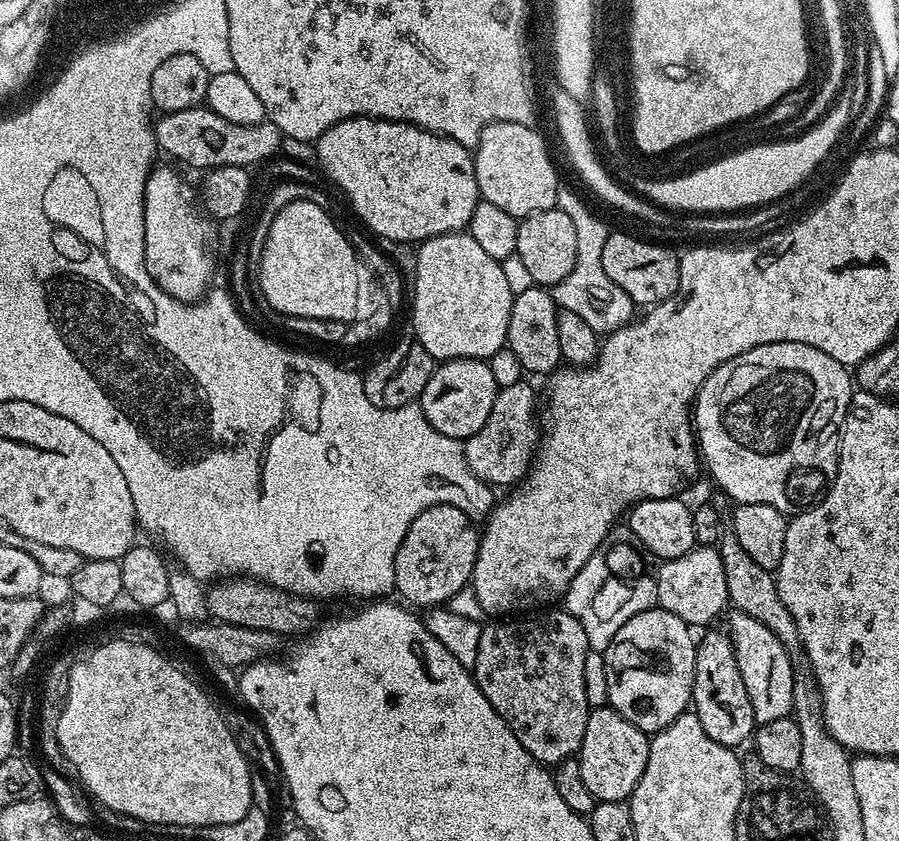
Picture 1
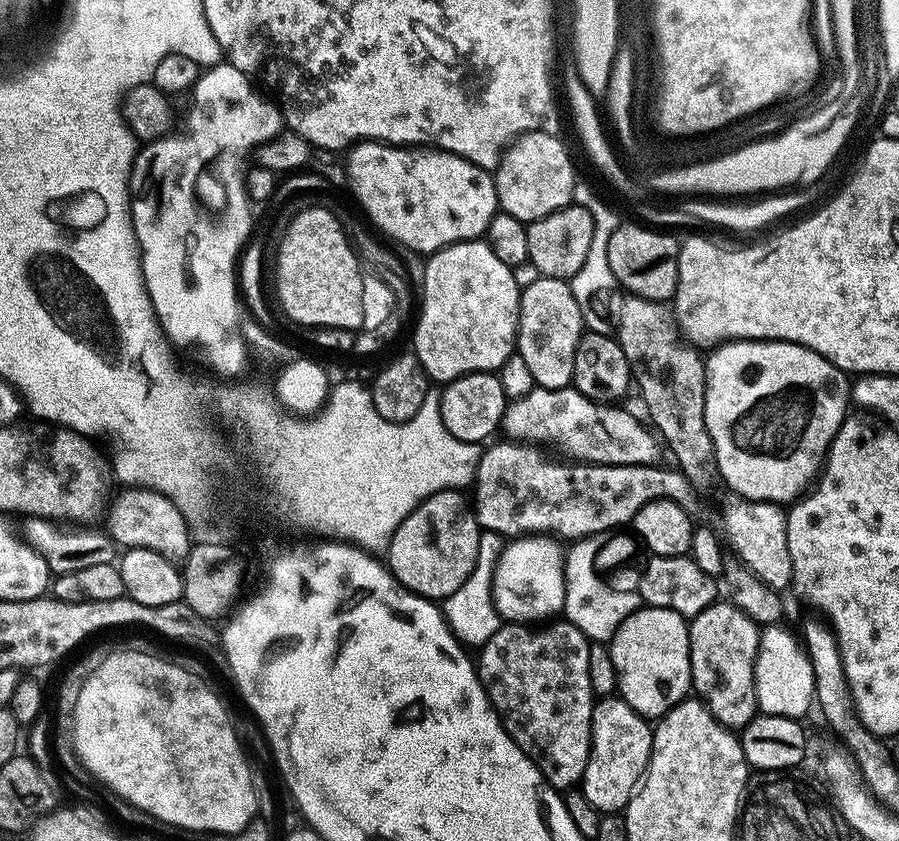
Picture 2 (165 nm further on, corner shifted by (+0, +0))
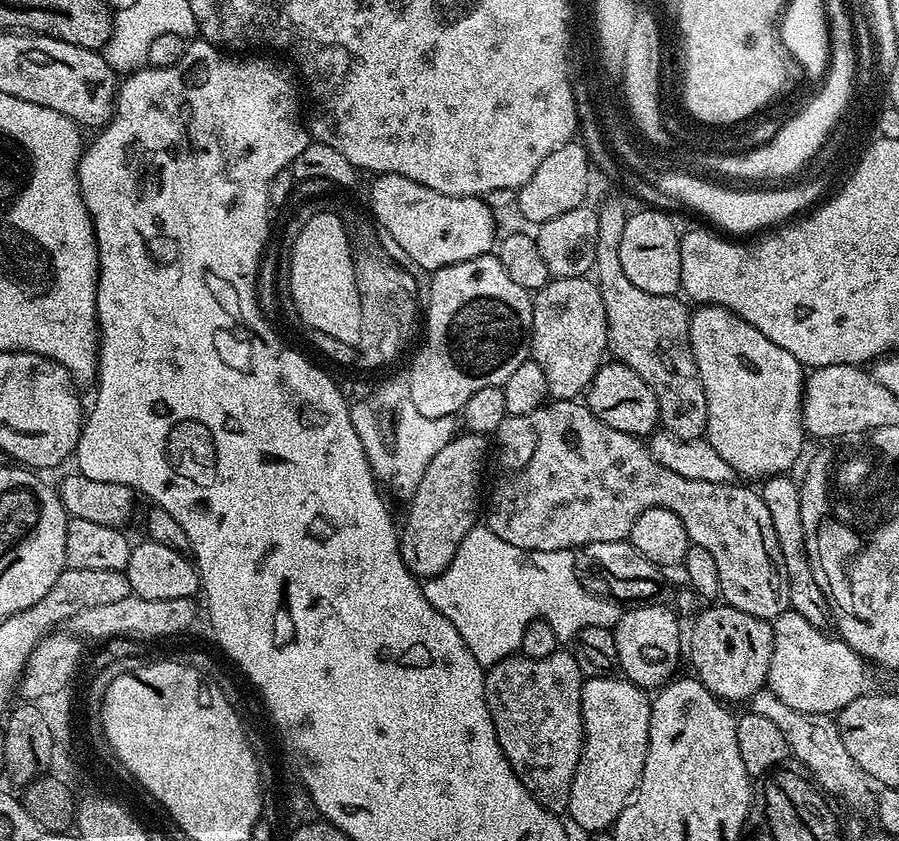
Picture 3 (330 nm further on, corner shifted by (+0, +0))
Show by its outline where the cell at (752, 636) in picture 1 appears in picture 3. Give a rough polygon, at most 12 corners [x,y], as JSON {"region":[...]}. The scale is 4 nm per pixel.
{"region":[[791,610],[771,625],[767,687],[835,714],[869,691],[846,641]]}

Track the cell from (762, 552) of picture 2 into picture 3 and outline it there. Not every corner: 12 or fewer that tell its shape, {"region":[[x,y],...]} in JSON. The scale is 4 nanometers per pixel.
{"region":[[579,399],[507,416],[486,526],[531,552],[665,508],[723,603],[790,608],[755,487],[666,470]]}

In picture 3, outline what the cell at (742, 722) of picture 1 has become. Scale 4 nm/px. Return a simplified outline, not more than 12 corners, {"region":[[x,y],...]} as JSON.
{"region":[[708,606],[686,636],[695,679],[721,702],[765,687],[769,621]]}

